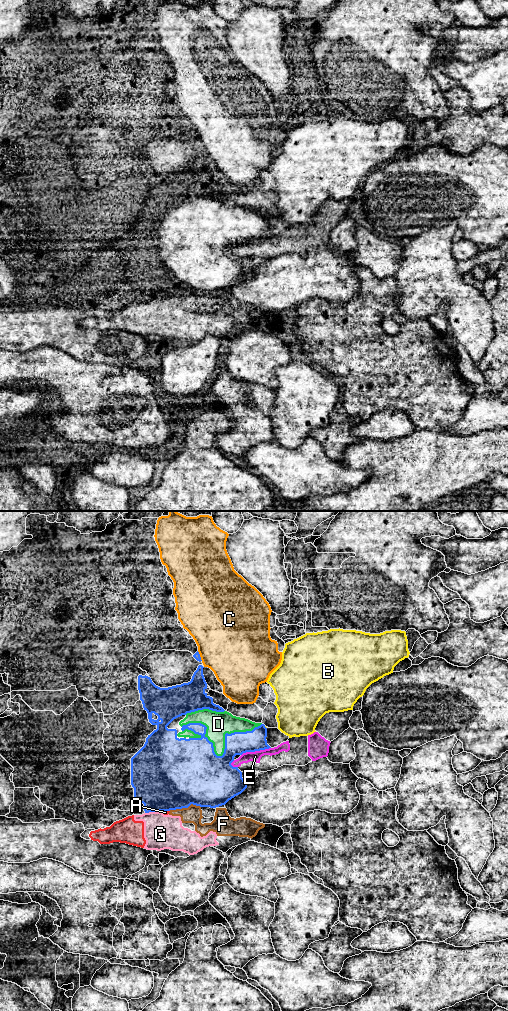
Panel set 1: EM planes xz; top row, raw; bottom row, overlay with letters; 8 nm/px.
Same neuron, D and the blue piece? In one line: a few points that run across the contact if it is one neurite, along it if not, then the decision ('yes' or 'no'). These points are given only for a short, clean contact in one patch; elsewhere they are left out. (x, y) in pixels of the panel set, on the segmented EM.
yes

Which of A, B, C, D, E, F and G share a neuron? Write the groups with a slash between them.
A F G / B / C / D / E

